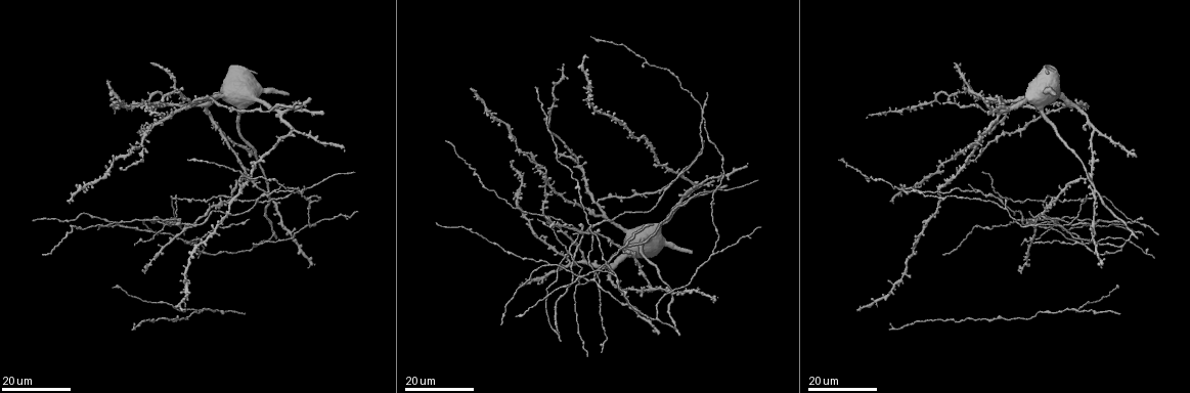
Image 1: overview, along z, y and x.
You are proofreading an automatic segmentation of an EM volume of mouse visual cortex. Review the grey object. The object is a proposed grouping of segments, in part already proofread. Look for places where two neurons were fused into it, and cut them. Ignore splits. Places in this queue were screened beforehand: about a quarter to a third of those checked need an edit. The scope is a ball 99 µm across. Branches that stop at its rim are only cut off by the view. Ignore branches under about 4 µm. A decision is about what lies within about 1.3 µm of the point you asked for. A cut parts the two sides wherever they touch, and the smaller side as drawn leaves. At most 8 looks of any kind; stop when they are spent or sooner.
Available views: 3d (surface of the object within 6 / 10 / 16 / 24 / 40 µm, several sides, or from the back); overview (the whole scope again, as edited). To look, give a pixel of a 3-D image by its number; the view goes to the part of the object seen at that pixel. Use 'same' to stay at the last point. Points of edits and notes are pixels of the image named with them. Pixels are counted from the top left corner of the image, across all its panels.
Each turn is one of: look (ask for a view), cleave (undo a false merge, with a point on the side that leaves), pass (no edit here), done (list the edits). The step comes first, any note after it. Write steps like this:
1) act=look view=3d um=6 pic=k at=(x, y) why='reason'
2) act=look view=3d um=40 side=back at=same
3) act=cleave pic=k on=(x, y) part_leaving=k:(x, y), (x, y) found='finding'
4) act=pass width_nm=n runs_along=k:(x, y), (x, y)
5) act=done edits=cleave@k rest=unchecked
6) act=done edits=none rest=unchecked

act=look view=3d um=16 pic=1 at=(548, 264) why='branch point'

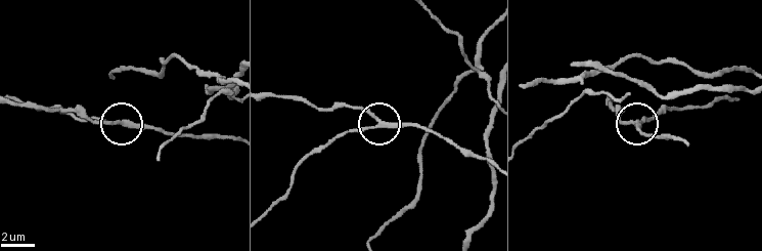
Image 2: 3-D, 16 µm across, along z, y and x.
act=look view=3d um=6 pic=2 at=(378, 123) why='zoom in'

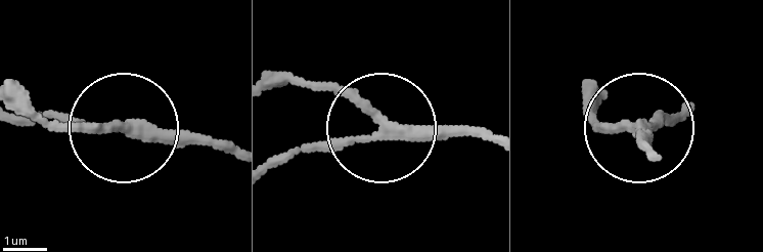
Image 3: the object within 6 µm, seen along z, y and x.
act=pass width_nm=240 found='all the same neuron'

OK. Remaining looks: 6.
act=look view=3d um=16 pic=1 at=(1075, 241) why='four or more arms meet'

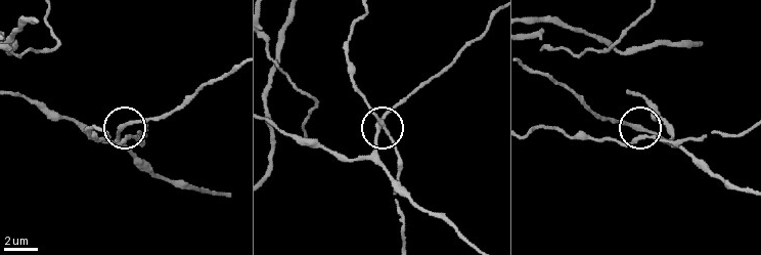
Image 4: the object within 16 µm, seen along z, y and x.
act=look view=3d um=6 pic=4 at=(382, 128)

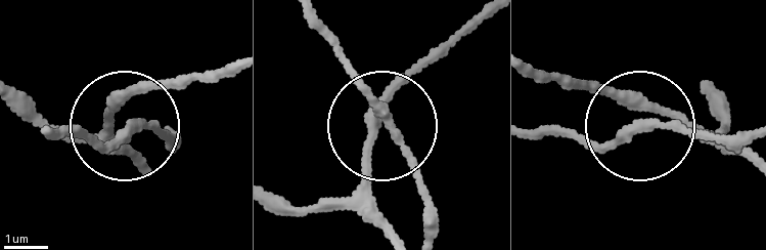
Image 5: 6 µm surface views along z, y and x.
act=pass width_nm=250 runs_along=5:(393, 227), (367, 162), (389, 125), (389, 95), (451, 34) found='all the same neuron'

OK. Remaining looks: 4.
act=look view=3d um=16 pic=1 at=(579, 285) why='arms part here'

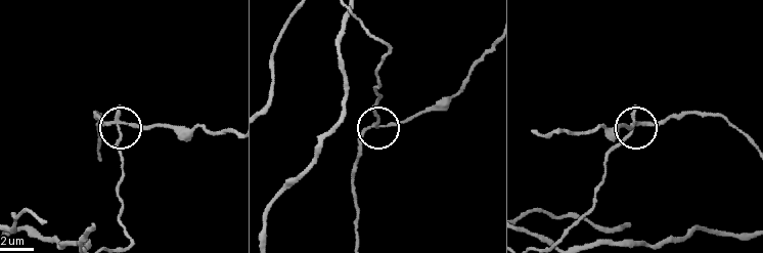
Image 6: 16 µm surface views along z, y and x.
act=look view=3d um=6 pic=6 at=(118, 123)

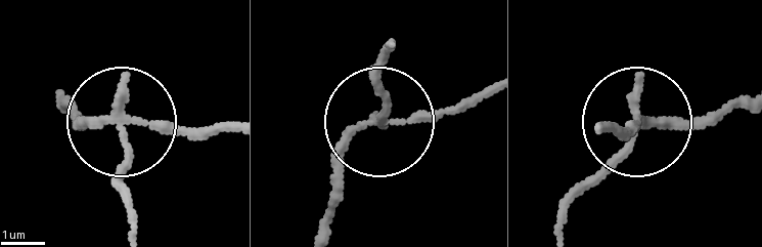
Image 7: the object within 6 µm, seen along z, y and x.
act=cleave pic=7 on=(118, 172) arms=3 part_leaving=7:(120, 124), (131, 231) found='two neurons meet here'

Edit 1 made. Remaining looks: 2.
act=done edits=cleave@7 rest=unchecked

